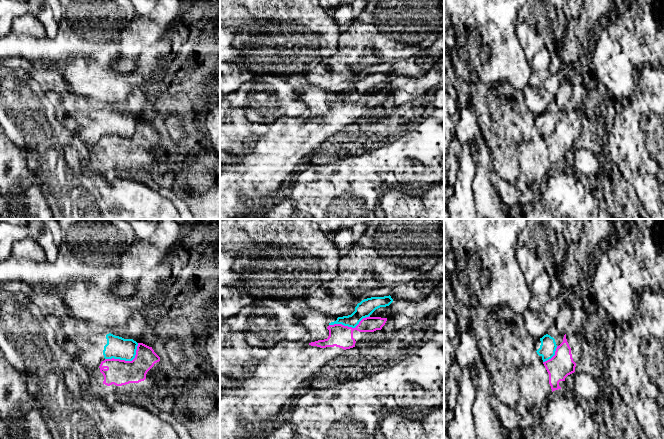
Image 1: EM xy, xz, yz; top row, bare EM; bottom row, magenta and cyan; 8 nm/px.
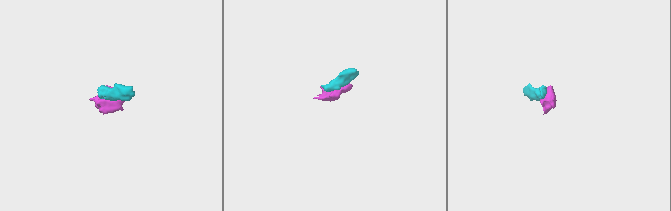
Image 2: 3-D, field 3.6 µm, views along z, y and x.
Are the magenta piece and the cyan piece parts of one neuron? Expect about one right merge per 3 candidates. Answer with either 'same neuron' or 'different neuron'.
different neuron

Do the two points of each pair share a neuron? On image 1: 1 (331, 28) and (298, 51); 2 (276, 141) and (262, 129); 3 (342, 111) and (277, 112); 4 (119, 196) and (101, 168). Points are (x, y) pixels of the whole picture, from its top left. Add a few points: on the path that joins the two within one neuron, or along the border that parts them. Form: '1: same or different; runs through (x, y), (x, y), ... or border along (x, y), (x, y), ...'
1: same; runs through (323, 34), (306, 50)
2: different; border along (269, 125), (269, 130), (255, 142)
3: different; border along (287, 115), (280, 116), (277, 119)
4: different; border along (84, 167), (105, 176)

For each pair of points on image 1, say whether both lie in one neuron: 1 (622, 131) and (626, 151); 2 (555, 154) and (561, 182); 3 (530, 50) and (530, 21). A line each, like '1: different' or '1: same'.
1: different
2: different
3: same

